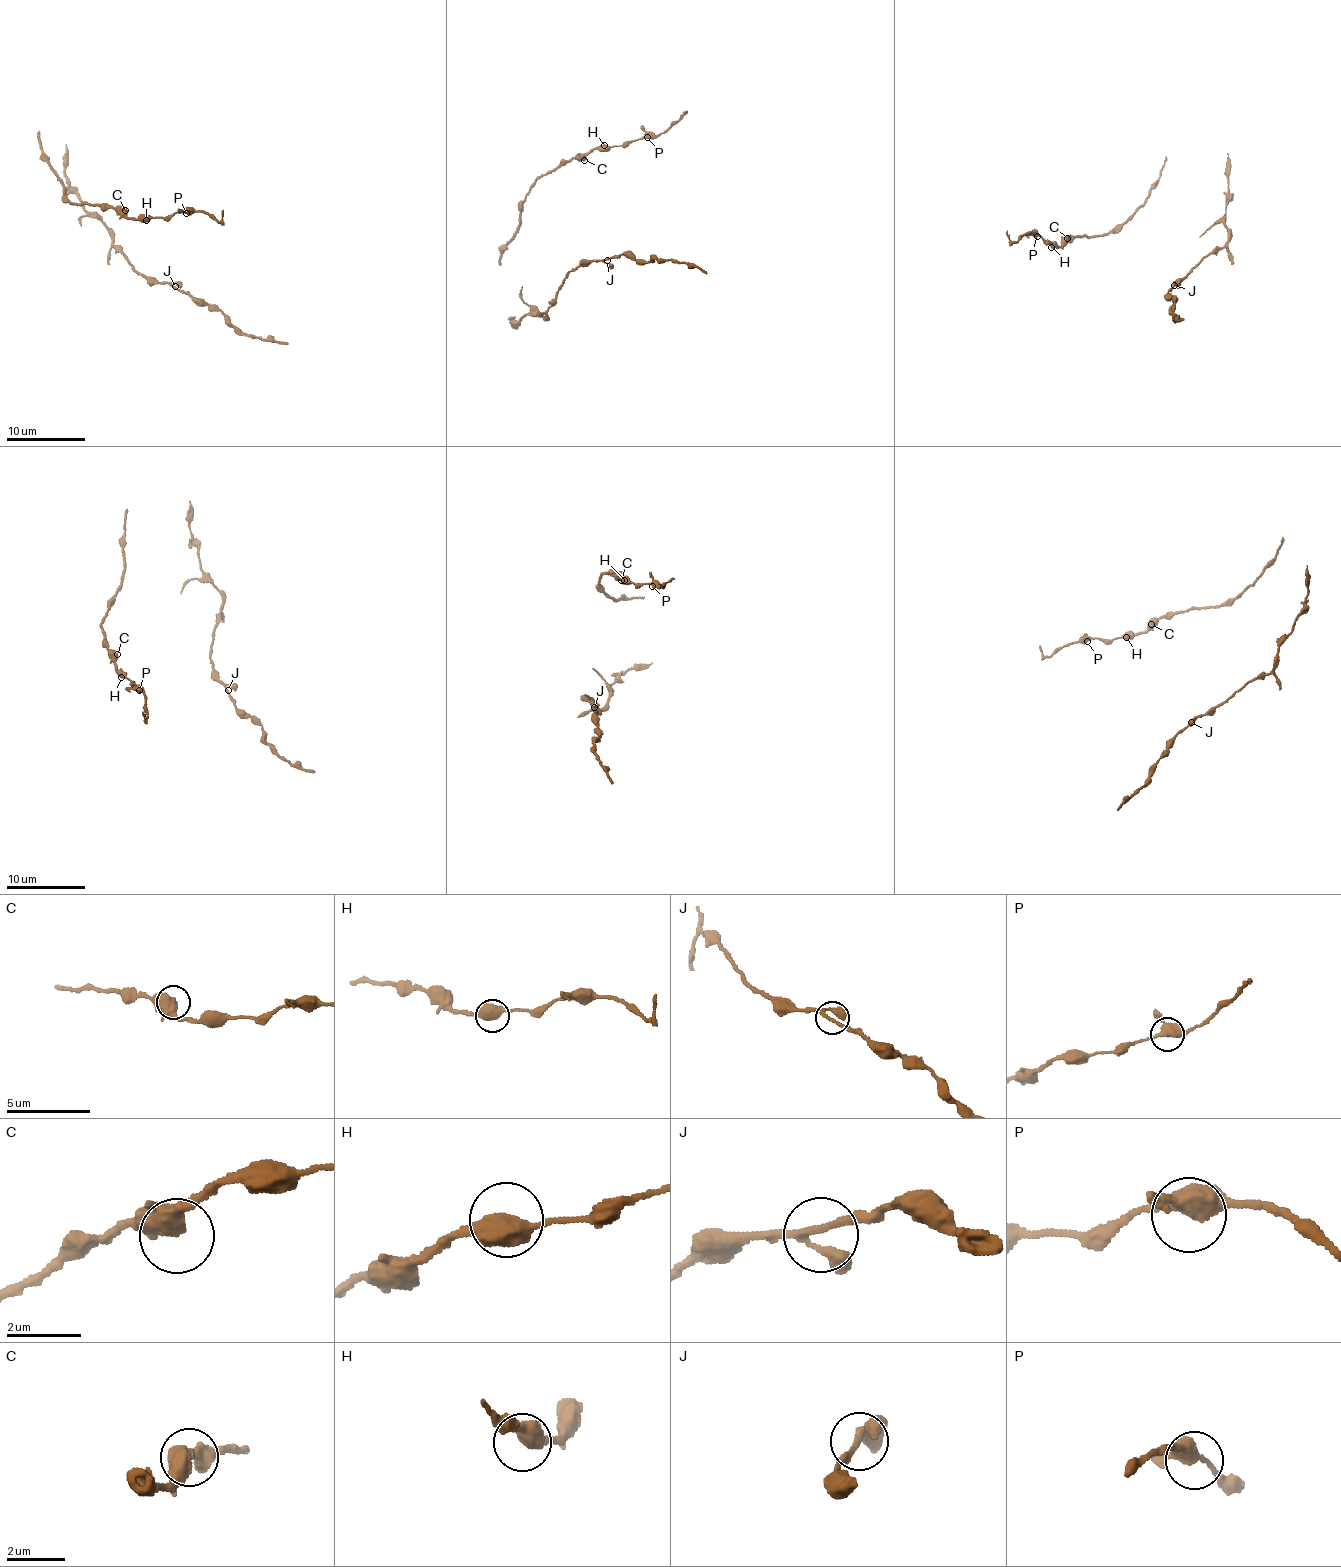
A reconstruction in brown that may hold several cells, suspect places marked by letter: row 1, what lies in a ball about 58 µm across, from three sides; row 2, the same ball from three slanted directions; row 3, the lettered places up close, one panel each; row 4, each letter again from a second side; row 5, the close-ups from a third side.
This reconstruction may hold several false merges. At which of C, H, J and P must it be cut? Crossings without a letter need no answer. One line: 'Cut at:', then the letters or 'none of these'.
Cut at: none of these

